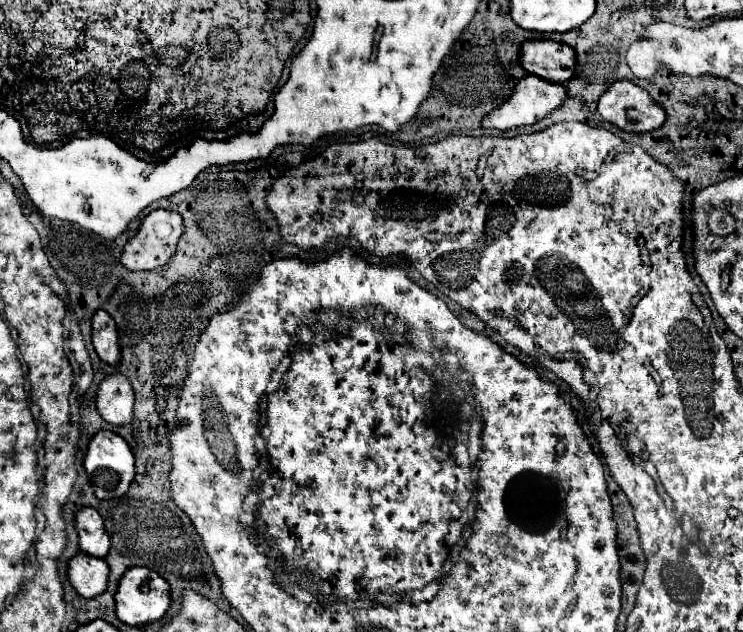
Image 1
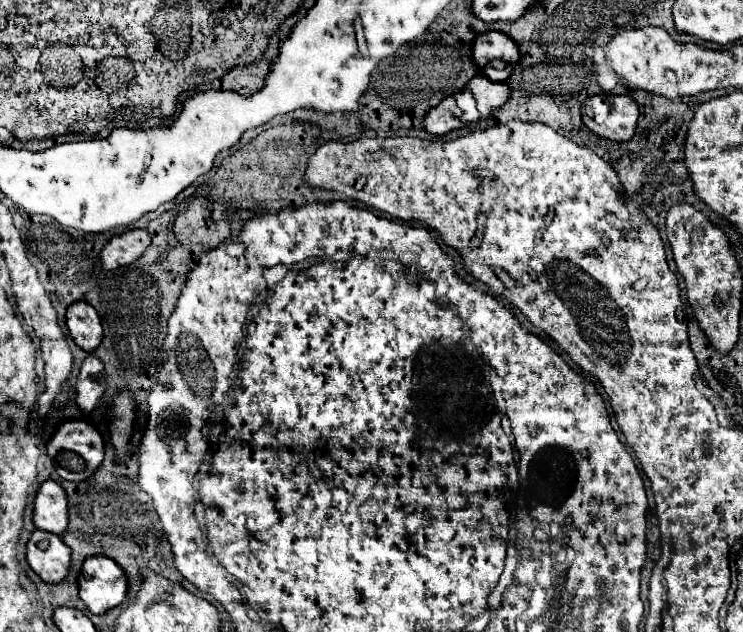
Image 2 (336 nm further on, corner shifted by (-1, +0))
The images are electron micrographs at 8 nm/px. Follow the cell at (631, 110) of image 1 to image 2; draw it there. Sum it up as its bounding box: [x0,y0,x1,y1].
[581,95,639,141]

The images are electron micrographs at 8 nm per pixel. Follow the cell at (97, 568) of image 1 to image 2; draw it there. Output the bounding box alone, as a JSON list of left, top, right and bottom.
[27,529,69,583]

